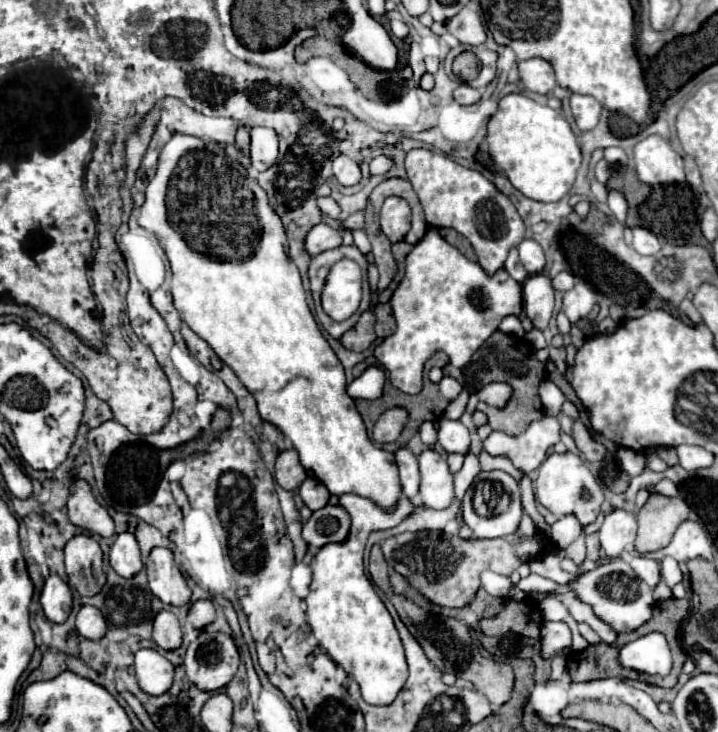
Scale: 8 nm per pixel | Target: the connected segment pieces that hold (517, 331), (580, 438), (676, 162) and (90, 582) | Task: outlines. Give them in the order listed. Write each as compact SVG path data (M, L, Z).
M507 316L507 318L501 322L499 330L501 330L501 332L505 332L505 334L511 334L511 336L517 336L517 338L525 336L523 326L521 326L521 322L519 322L519 318L517 318L517 316Z
M577 420L577 422L573 424L573 440L575 440L577 448L581 450L581 454L585 456L587 462L603 460L603 456L605 456L605 446L599 444L599 442L595 442L595 440L591 438L587 426L585 426L581 420Z
M651 134L635 146L635 170L645 184L683 182L683 158L673 150L669 140Z
M73 536L65 546L65 568L69 586L81 596L95 596L105 584L103 552L99 544L87 536Z

